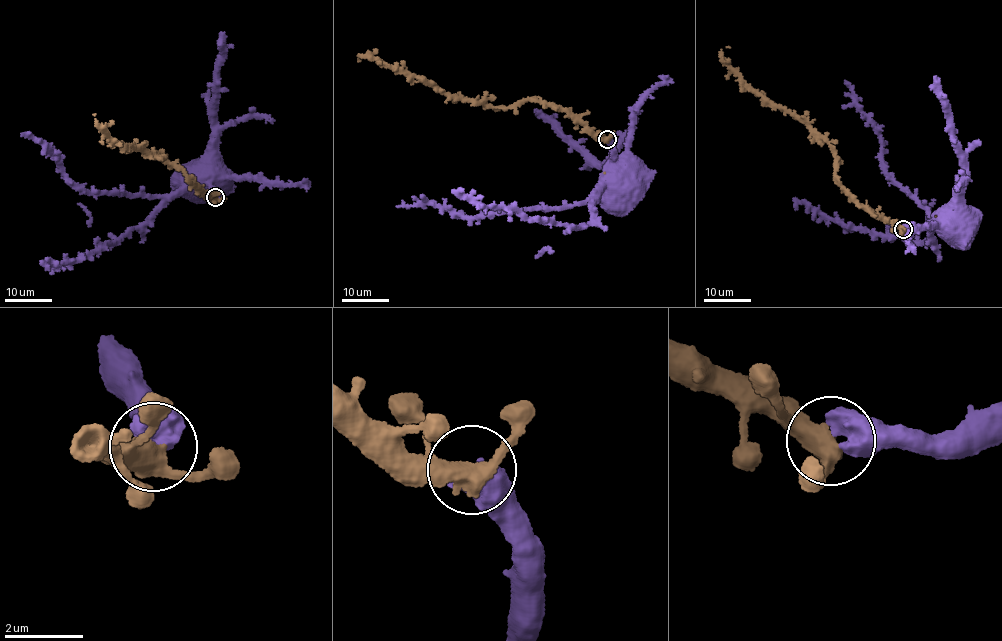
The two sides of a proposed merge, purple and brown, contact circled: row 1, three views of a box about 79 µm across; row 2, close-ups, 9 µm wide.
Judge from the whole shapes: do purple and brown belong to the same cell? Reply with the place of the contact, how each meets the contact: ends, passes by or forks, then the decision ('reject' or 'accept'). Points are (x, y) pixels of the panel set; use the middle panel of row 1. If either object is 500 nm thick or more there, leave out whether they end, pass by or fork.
at (607, 139); accept

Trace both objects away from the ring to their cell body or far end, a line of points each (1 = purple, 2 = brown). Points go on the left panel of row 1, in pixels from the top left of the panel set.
1: (215, 197), (203, 184), (177, 195), (116, 240), (81, 259), (50, 265), (48, 261), (43, 264), (49, 269)
2: (215, 198), (209, 199), (185, 174), (154, 155), (147, 155), (140, 149), (113, 142), (95, 120), (94, 114)

